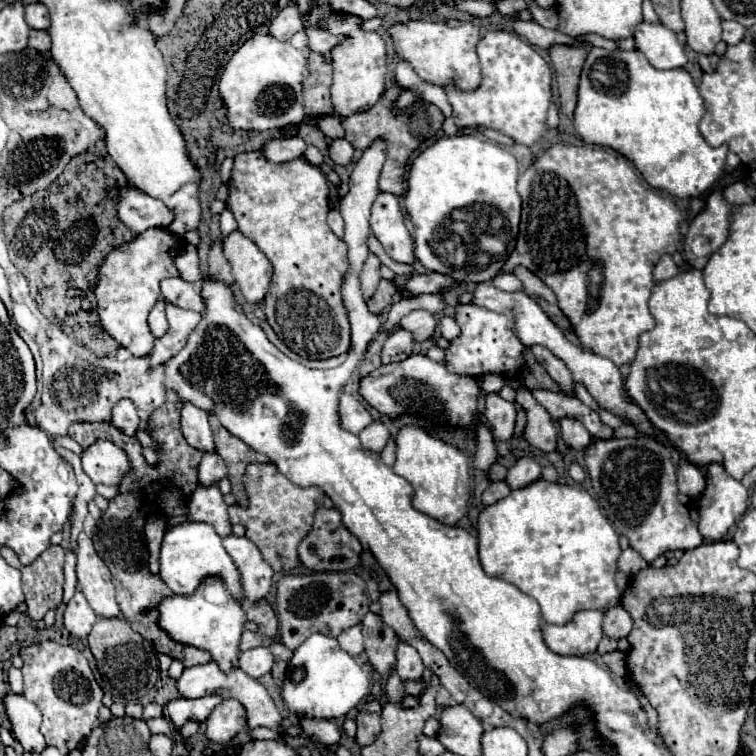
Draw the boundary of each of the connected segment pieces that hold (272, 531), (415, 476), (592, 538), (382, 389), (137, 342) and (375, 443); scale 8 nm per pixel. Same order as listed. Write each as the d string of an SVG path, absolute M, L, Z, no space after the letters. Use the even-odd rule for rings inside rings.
M250 464L244 474L244 486L250 500L248 508L230 506L230 522L244 524L246 536L260 548L264 560L274 572L288 572L298 566L298 544L312 524L314 512L322 506L324 492L316 486L296 486L272 464Z
M406 426L396 436L398 452L394 472L402 476L414 488L412 504L418 512L454 526L468 510L470 484L468 484L468 456L454 446L448 446L436 438L432 438L426 430L416 426Z
M538 480L526 488L512 490L506 498L484 508L478 518L478 554L484 572L530 594L540 604L542 618L550 624L566 624L578 610L608 610L620 604L620 590L614 584L620 552L616 530L600 512L596 500L580 486Z
M412 354L404 362L384 366L382 374L370 374L360 380L360 396L388 418L416 416L428 422L432 428L466 428L476 434L480 416L476 412L480 398L480 382L470 376L450 374L442 364L430 360L424 354Z
M150 228L138 234L134 240L114 248L98 266L98 282L94 294L98 300L98 314L102 328L134 356L146 356L152 352L154 336L148 328L148 314L160 300L160 280L180 276L174 256L182 254L186 242L182 236L166 232L162 228Z
M374 420L372 424L368 424L358 434L358 438L360 438L360 442L362 442L362 446L366 450L370 450L370 452L382 452L382 448L386 446L386 440L390 438L390 432L388 432L388 428L382 422Z

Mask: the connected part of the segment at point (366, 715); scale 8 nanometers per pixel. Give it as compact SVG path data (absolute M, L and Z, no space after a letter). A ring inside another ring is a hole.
M372 700L366 702L364 708L360 710L356 724L358 724L358 734L356 734L356 742L360 746L368 746L376 740L378 732L380 732L380 716L382 716L382 706L380 702Z

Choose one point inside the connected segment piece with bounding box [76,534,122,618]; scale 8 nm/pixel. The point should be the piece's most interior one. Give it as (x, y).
(94, 581)

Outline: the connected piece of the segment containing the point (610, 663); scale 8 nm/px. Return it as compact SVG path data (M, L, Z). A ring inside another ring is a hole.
M618 650L608 652L602 656L602 662L616 674L616 676L624 676L626 674L626 656Z

